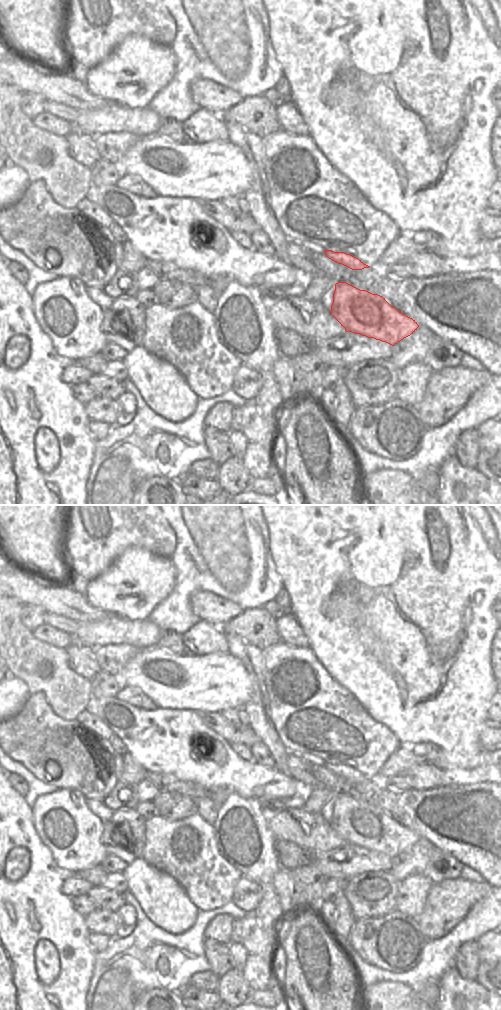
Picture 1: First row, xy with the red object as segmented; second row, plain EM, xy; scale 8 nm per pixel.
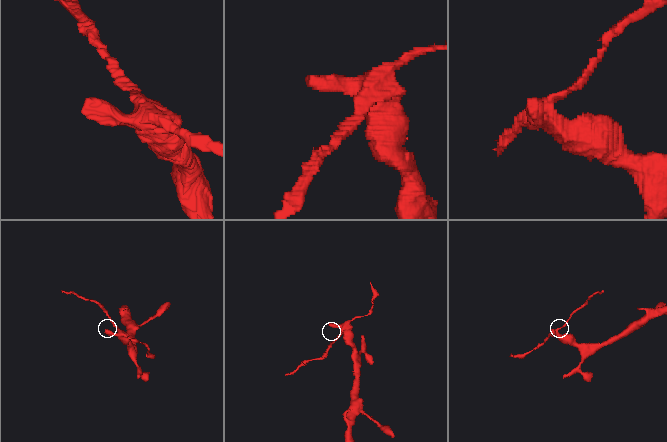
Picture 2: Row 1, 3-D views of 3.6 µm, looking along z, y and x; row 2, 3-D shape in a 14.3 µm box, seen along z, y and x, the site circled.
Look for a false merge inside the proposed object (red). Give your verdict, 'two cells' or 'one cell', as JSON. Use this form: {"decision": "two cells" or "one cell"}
{"decision": "two cells"}

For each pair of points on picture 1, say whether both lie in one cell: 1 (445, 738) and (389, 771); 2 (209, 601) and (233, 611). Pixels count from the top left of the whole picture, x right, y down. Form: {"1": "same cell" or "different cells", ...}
{"1": "different cells", "2": "same cell"}

